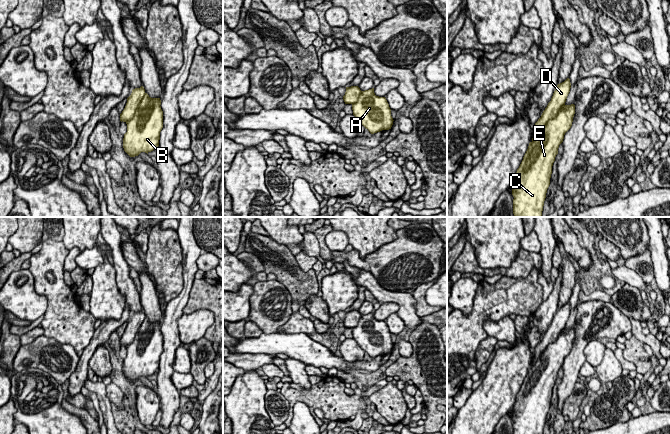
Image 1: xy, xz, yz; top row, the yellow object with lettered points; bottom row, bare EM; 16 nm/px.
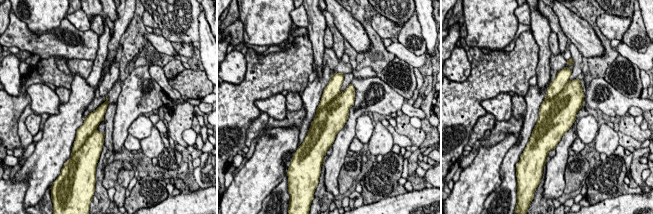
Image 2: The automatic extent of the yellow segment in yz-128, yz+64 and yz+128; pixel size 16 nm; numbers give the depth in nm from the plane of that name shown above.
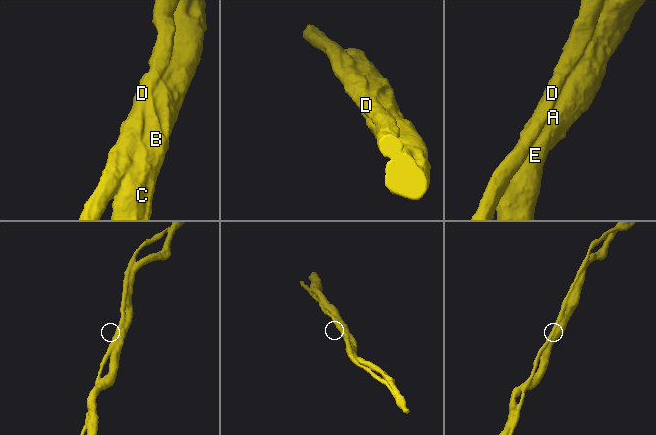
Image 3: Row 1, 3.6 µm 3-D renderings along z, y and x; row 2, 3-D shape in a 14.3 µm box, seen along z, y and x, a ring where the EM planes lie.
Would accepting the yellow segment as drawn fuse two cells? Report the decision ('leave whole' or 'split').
leave whole

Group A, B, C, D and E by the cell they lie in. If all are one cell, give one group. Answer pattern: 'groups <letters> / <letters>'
groups A B C D E

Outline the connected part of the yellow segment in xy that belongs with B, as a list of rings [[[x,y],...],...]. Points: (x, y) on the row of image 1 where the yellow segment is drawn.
[[[143,86],[132,90],[120,114],[120,121],[127,124],[123,138],[124,151],[130,156],[149,153],[158,148],[163,128],[163,111],[160,98],[151,98]]]

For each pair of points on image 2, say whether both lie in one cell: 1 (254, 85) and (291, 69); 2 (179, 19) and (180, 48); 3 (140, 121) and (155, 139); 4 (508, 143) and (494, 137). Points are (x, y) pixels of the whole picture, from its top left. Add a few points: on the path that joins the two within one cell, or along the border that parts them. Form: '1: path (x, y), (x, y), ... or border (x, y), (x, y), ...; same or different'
1: path (263, 79), (276, 70), (282, 70); same
2: border (172, 42), (187, 42), (195, 49); different
3: border (153, 126), (150, 134), (140, 141), (140, 148); different
4: border (514, 133), (508, 133), (491, 146), (480, 148); different

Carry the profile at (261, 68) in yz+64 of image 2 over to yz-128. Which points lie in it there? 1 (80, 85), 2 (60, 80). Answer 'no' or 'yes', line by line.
1: no
2: yes

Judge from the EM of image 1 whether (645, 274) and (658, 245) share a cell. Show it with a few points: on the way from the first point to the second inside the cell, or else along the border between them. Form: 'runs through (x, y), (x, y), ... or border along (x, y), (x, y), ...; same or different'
border along (628, 258), (649, 250), (654, 278); different

